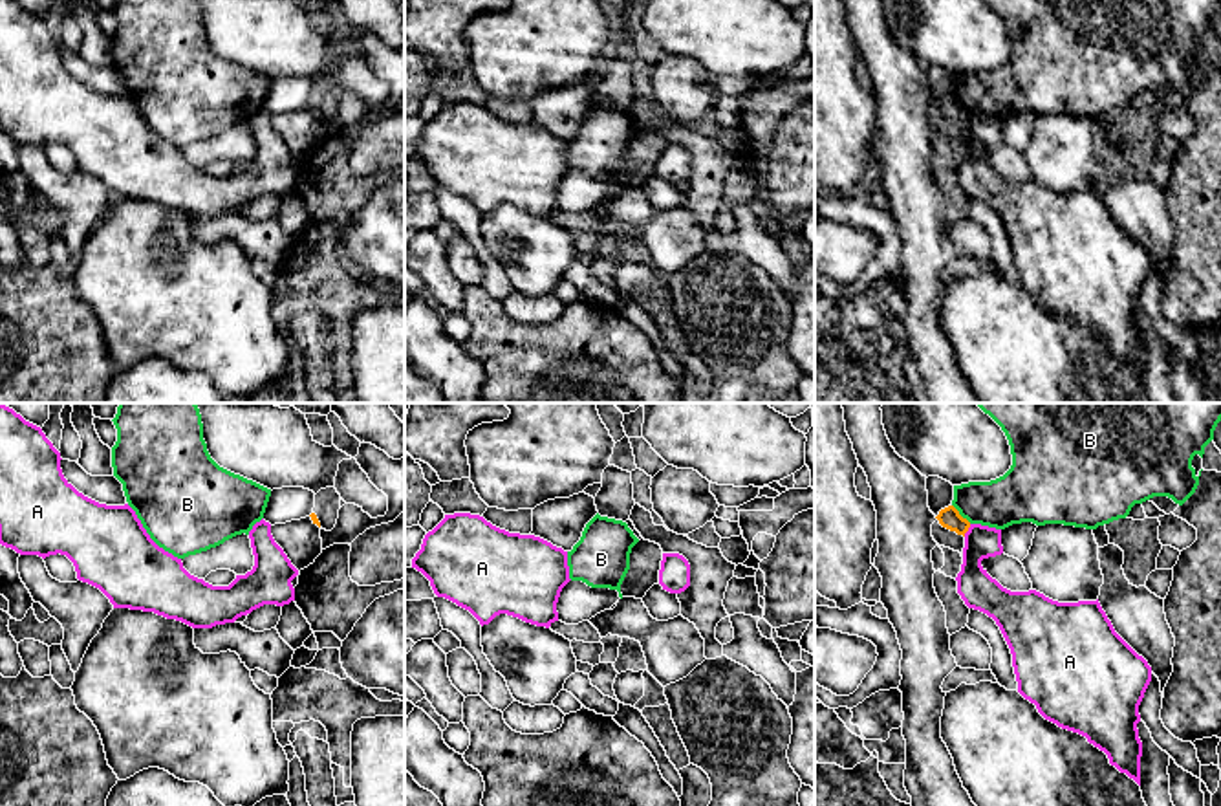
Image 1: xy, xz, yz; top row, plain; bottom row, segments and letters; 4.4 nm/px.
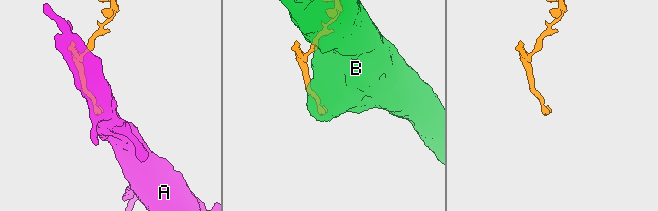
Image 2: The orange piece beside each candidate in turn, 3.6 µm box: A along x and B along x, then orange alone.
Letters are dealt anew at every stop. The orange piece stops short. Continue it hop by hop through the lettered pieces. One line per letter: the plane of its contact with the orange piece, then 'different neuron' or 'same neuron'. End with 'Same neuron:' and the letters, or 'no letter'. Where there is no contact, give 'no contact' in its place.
A: contact in yz; different neuron
B: contact in yz; different neuron
Same neuron: no letter

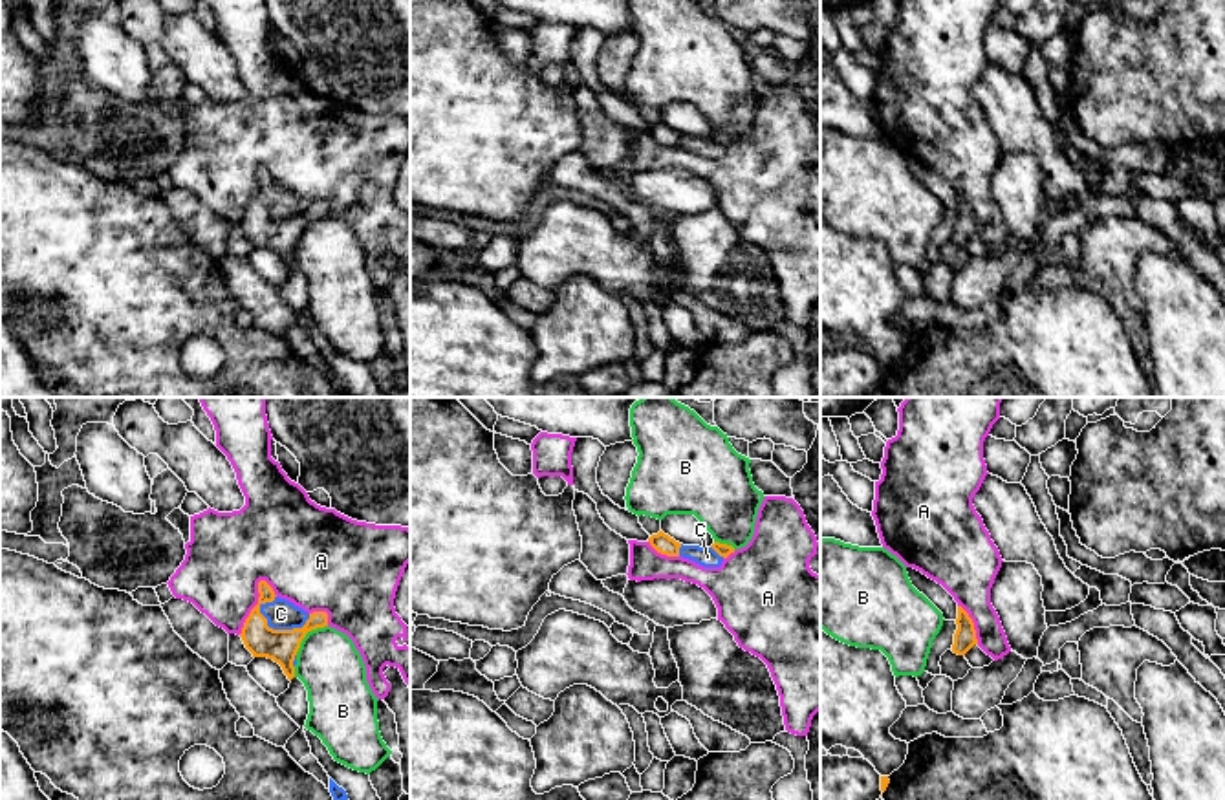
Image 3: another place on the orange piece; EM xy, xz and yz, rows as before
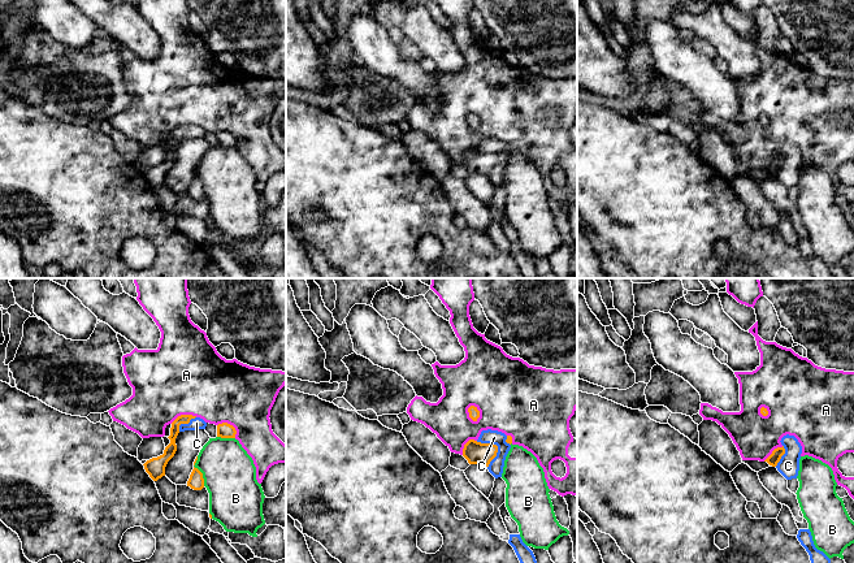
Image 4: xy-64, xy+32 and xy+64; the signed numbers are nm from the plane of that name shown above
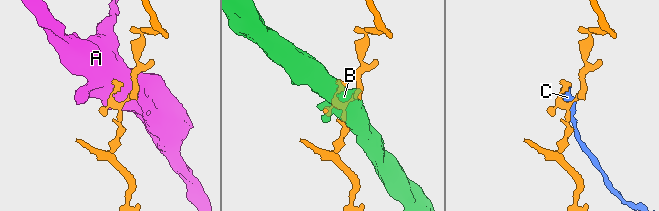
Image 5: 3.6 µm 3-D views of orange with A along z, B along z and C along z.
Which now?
A: contact in xy; different neuron
B: contact in xy; different neuron
C: contact in xy; same neuron
Same neuron: C

